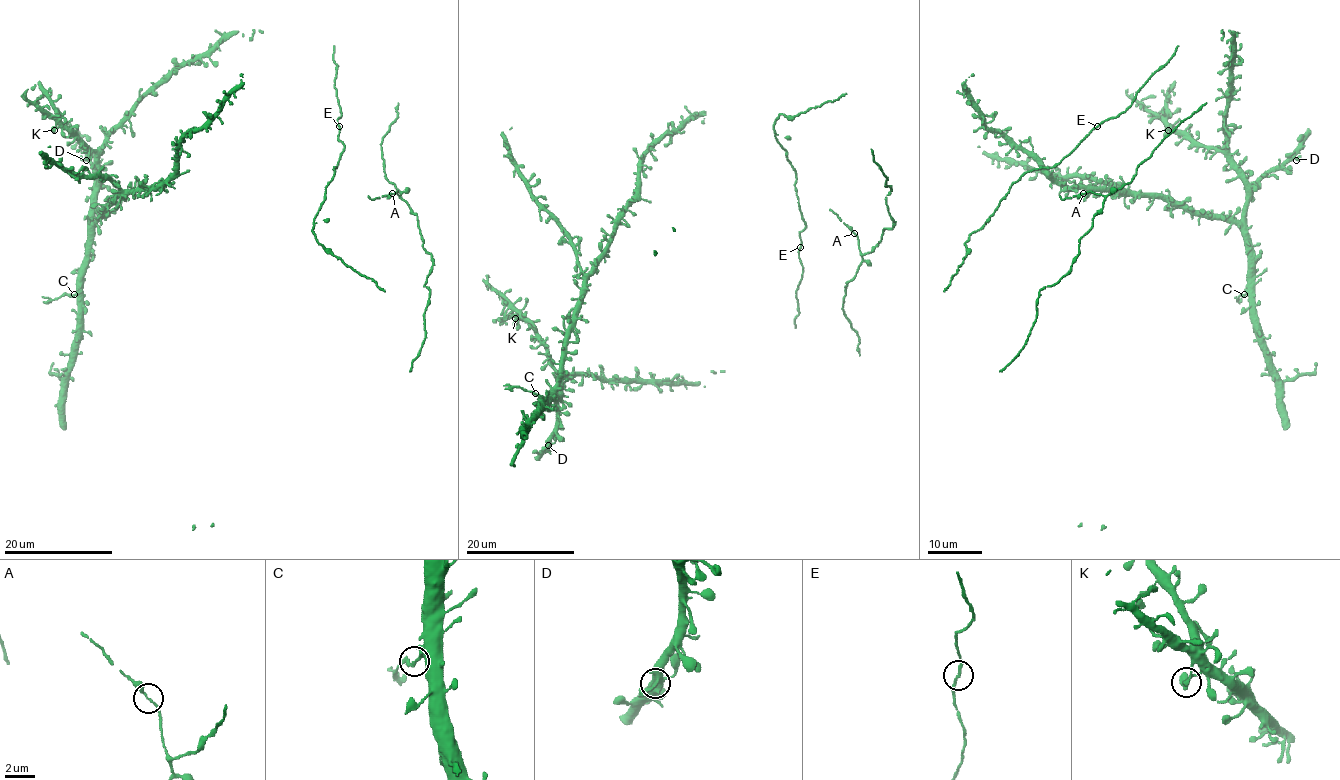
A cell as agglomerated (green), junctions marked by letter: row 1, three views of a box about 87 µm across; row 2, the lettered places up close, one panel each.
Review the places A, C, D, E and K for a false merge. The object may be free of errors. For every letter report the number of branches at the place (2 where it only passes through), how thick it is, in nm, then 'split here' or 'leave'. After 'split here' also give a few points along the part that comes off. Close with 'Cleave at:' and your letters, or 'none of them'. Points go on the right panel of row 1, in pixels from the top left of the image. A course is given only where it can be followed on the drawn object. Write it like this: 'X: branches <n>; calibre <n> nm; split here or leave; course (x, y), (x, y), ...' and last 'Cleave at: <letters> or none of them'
A: branches 2; calibre 160 nm; leave
C: branches 2; calibre 200 nm; split here
D: branches 2; calibre 280 nm; leave
E: branches 2; calibre 170 nm; leave
K: branches 2; calibre 180 nm; leave
Cleave at: C

